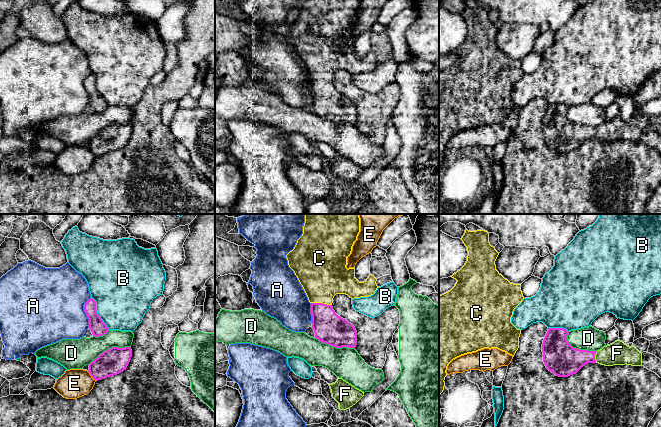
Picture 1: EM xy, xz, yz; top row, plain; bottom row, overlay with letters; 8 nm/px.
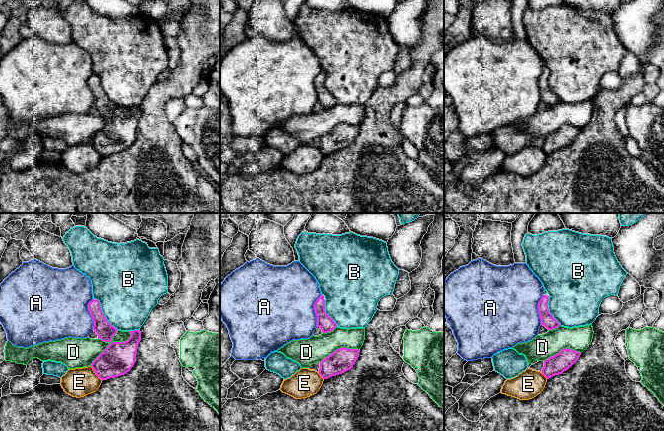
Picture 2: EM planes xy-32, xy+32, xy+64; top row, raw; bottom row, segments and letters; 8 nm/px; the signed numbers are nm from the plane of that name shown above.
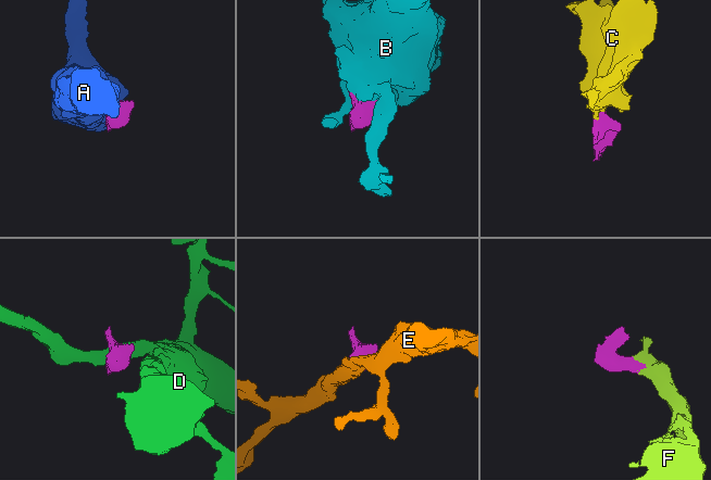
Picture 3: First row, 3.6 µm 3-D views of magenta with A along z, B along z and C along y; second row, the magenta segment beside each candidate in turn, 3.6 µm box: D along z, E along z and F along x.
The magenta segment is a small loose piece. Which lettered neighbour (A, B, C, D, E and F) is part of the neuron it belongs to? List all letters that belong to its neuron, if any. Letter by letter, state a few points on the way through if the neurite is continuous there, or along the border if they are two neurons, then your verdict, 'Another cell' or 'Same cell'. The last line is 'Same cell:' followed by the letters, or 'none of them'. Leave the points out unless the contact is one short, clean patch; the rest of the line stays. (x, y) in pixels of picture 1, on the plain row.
A: Another cell
B: Another cell
C: Path across: xz (329, 104), (322, 89), (322, 79), (322, 48). Same cell
D: Another cell
E: Another cell
F: Path across: yz (564, 136), (594, 132), (608, 132), (617, 129). Same cell
Same cell: C, F

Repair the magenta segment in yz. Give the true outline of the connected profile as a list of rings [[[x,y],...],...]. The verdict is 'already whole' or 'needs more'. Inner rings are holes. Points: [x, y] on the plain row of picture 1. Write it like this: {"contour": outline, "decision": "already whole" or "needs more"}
{"contour": [[[548,104],[543,116],[543,138],[556,152],[568,153],[576,150],[588,139],[597,138],[605,142],[642,141],[642,129],[620,116],[598,127],[589,127],[573,124],[567,117],[567,111],[568,107],[564,104]]], "decision": "needs more"}

